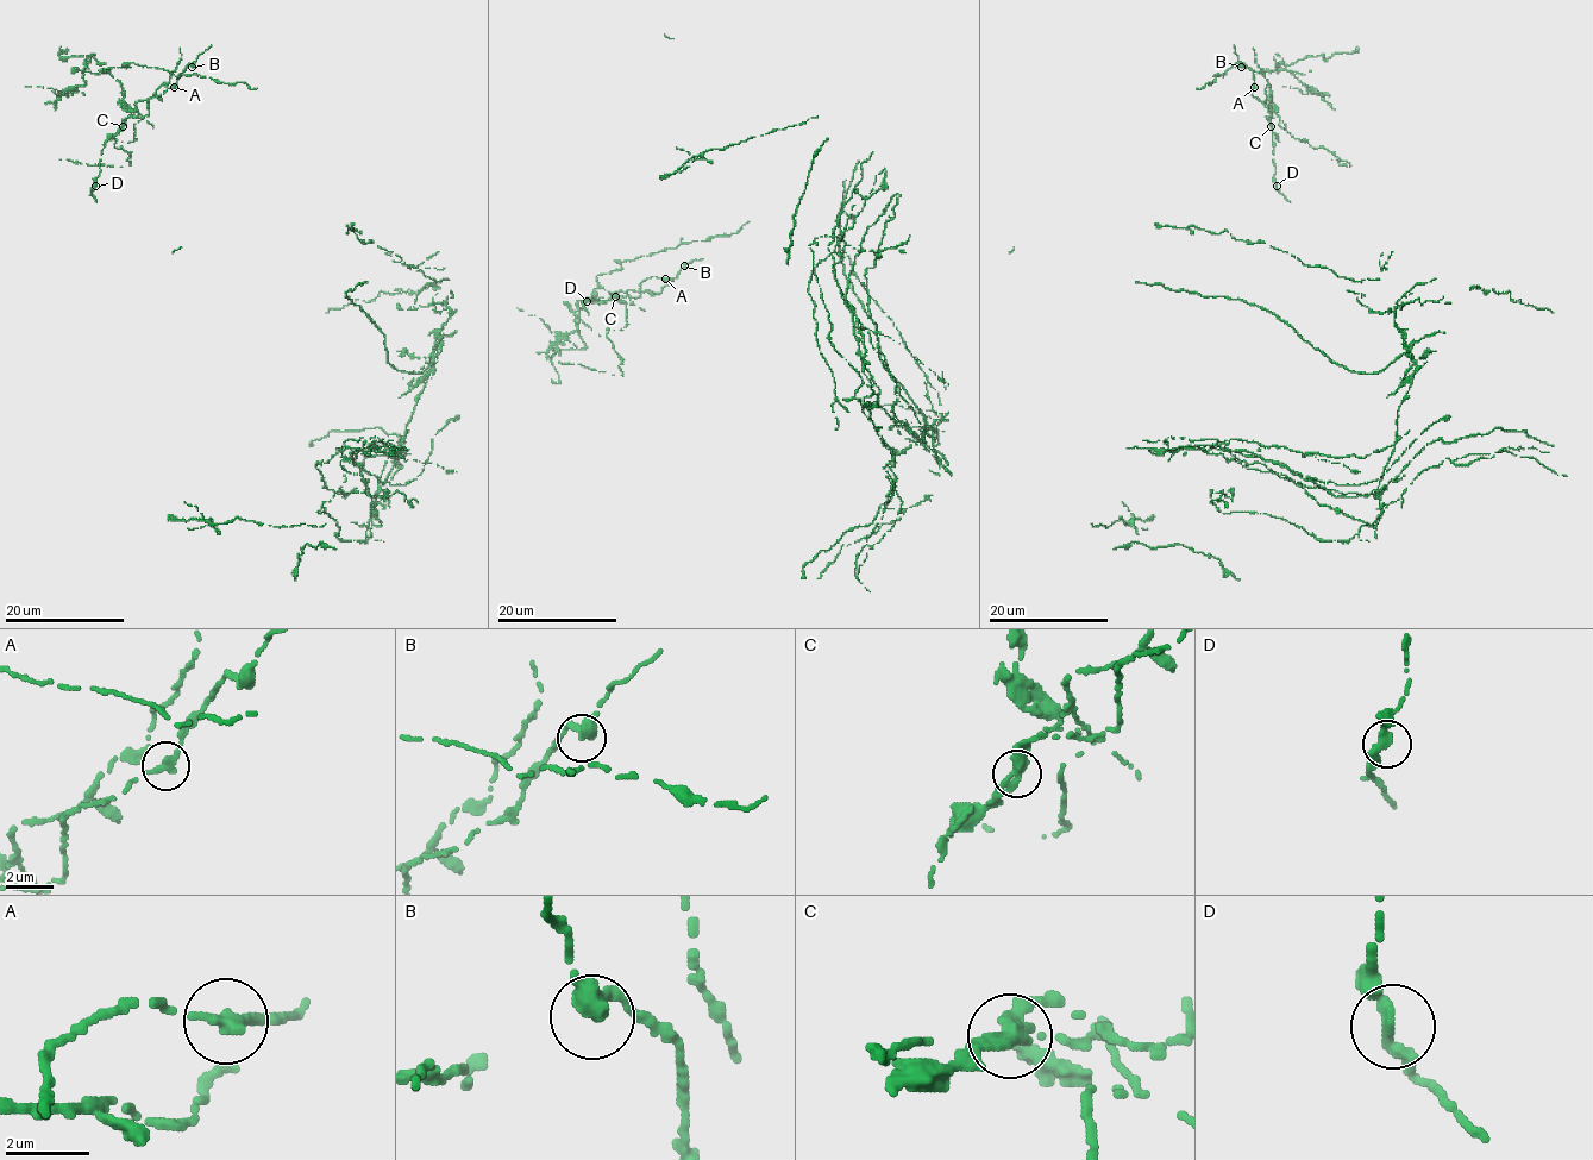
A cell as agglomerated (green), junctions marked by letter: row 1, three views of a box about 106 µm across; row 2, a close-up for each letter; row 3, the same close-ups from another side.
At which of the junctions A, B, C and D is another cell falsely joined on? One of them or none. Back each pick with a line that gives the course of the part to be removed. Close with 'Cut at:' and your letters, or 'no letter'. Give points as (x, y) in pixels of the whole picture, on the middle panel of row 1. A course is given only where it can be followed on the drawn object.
Cut at: C

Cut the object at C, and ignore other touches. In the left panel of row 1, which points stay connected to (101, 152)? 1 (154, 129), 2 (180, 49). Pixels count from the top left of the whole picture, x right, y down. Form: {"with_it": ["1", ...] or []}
{"with_it": []}

